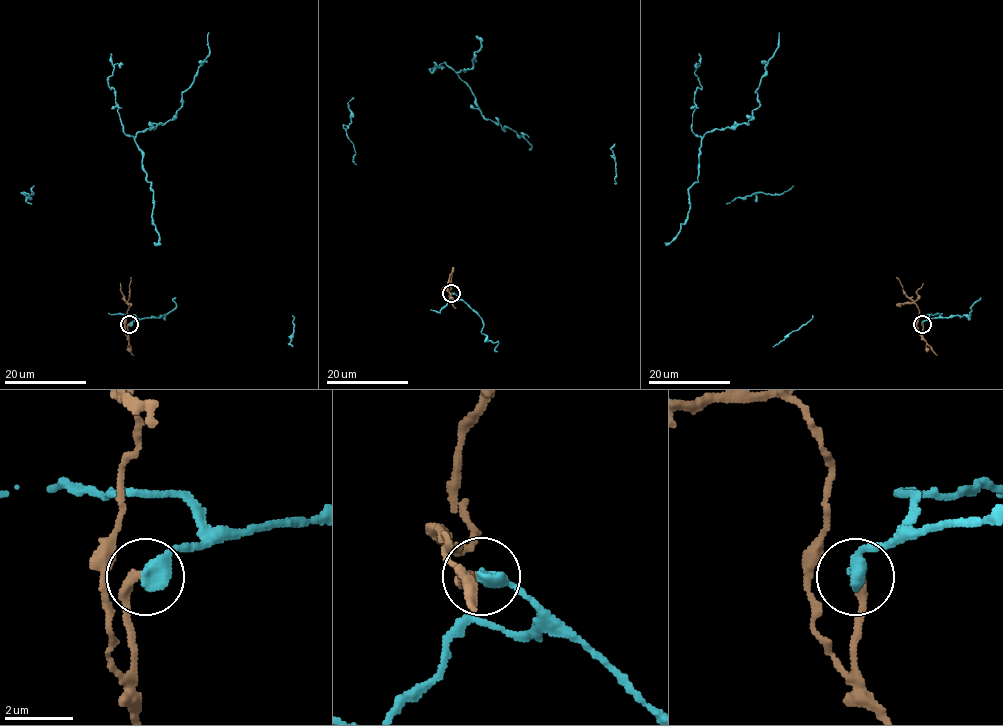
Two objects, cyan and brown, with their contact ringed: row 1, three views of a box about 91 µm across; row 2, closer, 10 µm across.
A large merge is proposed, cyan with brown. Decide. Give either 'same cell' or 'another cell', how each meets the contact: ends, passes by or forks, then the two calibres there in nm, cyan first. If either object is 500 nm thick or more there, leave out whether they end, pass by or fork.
another cell | 500/320 nm

